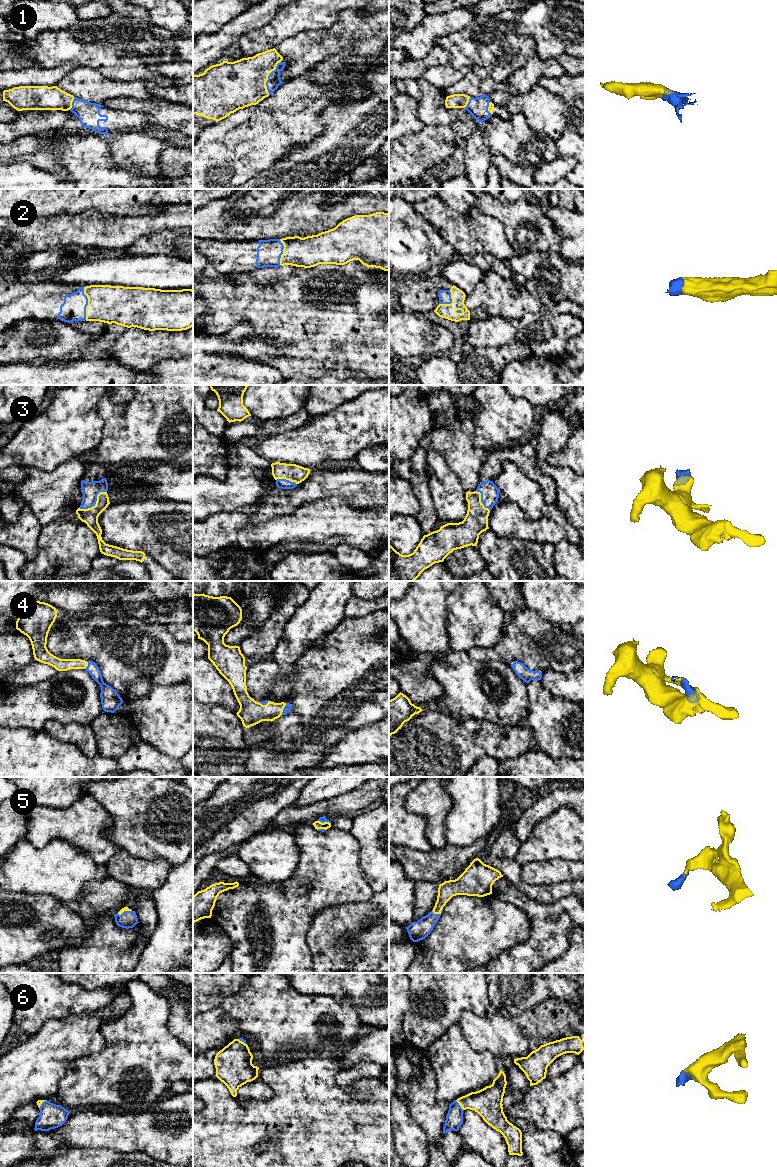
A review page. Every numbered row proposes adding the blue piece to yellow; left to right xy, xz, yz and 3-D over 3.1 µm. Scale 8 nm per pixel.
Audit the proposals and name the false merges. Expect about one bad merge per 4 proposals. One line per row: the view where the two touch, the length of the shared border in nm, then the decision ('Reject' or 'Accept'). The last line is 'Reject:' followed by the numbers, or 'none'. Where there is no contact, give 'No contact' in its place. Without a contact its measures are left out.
1: Touches yellow in xz. Shared border 280 nm. Accept
2: Touches yellow in xy. Shared border 260 nm. Accept
3: Touches yellow in xy. Shared border 260 nm. Accept
4: Touches yellow in xz. Shared border 100 nm. Accept
5: Touches yellow in yz. Shared border 90 nm. Accept
6: Touches yellow in yz. Shared border 110 nm. Accept
Reject: none

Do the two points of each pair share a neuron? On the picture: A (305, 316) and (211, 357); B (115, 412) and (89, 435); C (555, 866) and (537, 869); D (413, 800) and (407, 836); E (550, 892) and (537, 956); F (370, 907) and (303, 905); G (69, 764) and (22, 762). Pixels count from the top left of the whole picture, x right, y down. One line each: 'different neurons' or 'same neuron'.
A: different neurons
B: different neurons
C: same neuron
D: different neurons
E: different neurons
F: different neurons
G: same neuron

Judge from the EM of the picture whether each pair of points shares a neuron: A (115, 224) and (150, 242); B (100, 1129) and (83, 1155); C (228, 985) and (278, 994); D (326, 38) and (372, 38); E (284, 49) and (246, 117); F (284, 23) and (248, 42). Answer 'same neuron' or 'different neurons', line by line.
A: different neurons
B: different neurons
C: different neurons
D: same neuron
E: different neurons
F: same neuron

